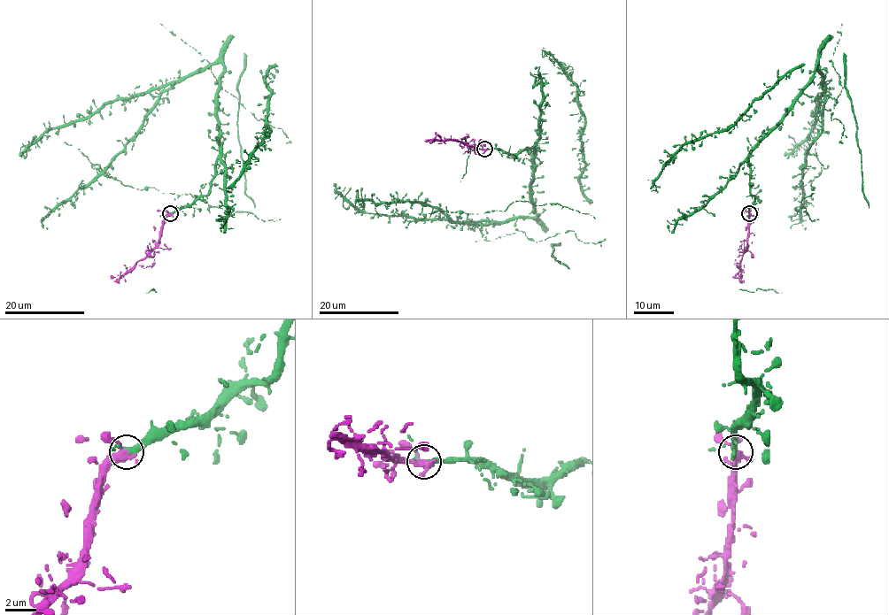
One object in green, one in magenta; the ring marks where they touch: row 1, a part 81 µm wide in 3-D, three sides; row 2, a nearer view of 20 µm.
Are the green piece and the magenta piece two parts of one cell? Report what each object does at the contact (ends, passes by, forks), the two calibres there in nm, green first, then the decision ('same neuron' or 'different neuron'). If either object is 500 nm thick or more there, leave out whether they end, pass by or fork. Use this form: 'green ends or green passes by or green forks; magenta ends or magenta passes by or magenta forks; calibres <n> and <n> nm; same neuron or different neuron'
green passes by; magenta forks; calibres 300 and 340 nm; same neuron

